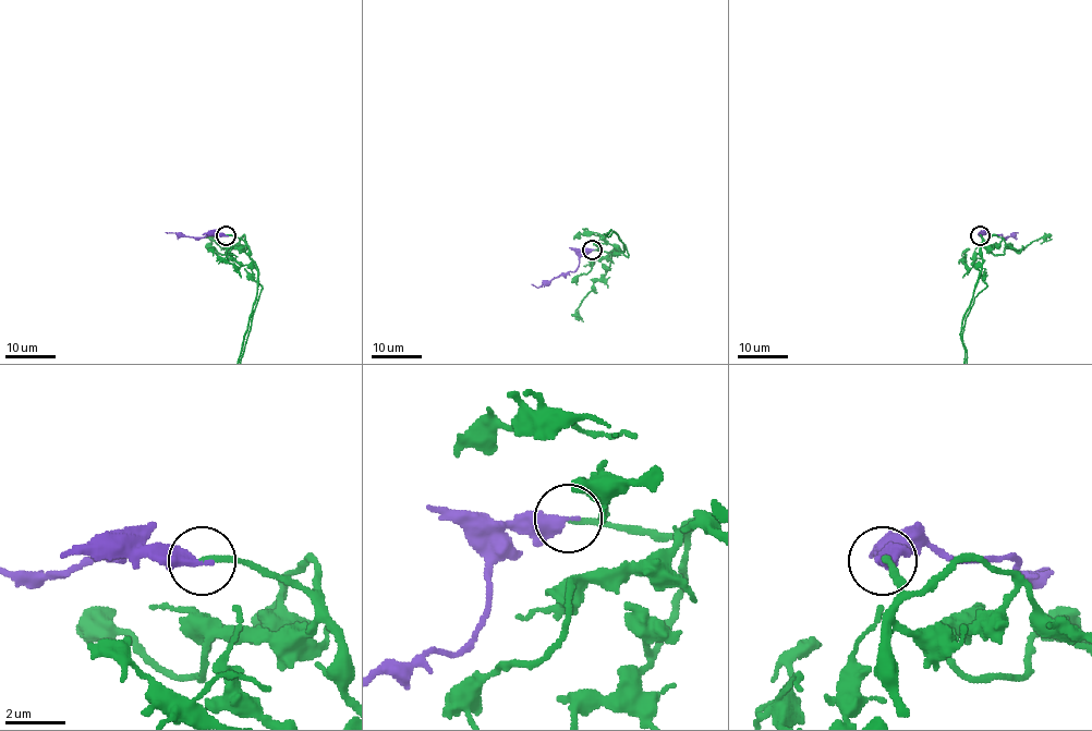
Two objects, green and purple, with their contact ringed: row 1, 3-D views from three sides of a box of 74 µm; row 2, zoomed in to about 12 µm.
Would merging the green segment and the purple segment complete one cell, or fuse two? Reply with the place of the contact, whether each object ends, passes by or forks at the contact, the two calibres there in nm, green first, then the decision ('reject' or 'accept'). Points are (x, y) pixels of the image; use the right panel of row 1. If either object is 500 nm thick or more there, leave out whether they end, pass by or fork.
(980, 235) | green ends | purple ends | 200/400 nm | accept

